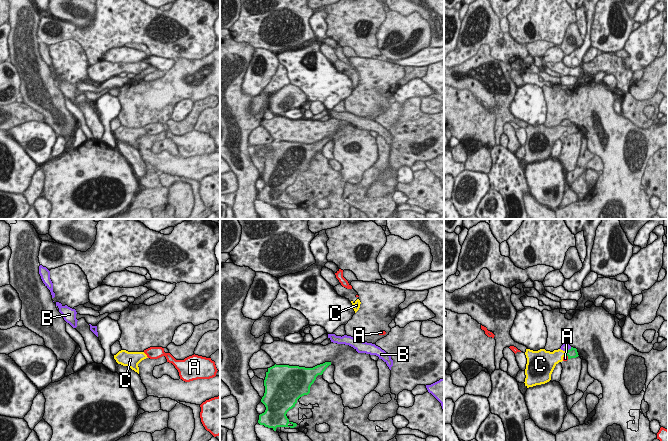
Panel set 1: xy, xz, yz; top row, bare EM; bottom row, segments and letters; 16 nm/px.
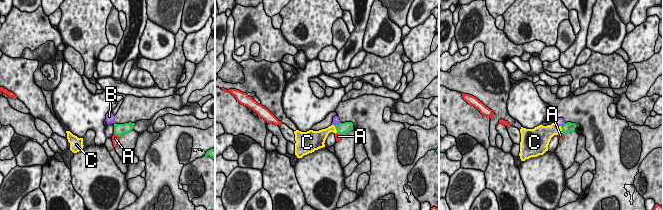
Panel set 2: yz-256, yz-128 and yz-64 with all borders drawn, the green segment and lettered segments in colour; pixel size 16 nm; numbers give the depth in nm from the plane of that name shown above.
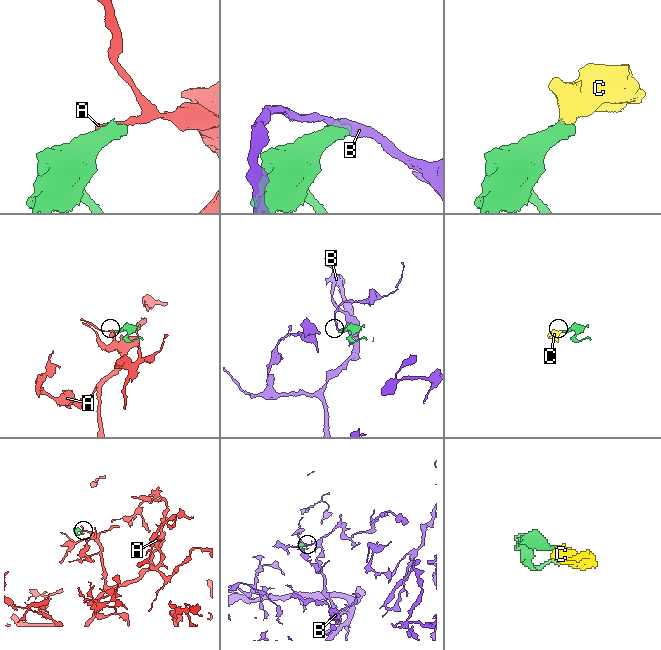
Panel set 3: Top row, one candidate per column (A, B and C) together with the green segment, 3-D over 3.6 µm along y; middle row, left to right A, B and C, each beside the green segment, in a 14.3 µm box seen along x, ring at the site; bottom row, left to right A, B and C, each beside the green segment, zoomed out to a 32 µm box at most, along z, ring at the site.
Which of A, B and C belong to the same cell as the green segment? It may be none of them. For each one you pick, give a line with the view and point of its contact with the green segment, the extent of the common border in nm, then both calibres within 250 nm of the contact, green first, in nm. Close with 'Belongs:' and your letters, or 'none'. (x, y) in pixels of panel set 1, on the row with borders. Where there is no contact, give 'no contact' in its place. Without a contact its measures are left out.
C: contact yz (566, 353); length 70 nm; calibres 160 and 220 nm
Belongs: C

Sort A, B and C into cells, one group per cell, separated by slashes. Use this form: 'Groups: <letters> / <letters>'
Groups: A / B / C

